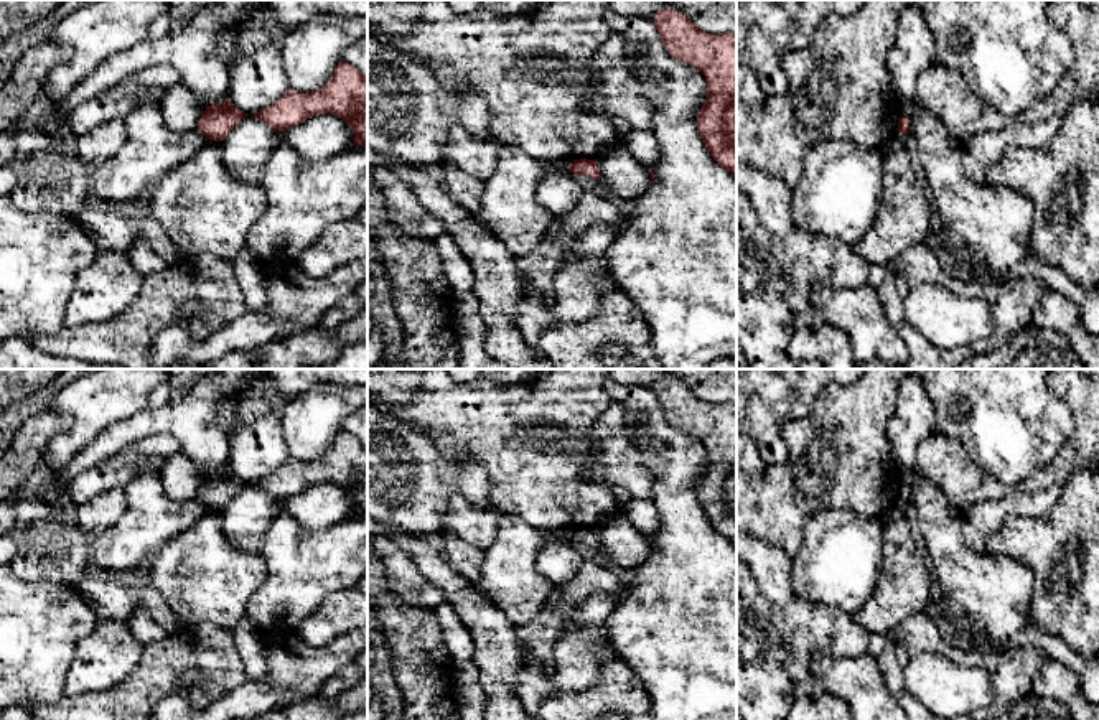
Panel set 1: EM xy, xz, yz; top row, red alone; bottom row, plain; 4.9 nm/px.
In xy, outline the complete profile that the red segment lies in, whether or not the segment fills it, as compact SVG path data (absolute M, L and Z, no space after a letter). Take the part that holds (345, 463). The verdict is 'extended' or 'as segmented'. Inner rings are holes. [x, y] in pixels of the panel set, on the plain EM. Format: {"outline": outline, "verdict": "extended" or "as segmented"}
{"outline": "M339 430L331 448L313 461L288 458L277 471L254 483L277 501L318 484L343 488L354 503L356 516L367 514L367 446L346 430Z", "verdict": "as segmented"}

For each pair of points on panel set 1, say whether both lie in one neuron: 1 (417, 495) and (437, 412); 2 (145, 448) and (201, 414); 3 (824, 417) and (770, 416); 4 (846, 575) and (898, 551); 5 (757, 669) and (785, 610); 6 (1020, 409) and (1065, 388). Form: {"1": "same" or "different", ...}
{"1": "different", "2": "different", "3": "different", "4": "different", "5": "different", "6": "different"}

